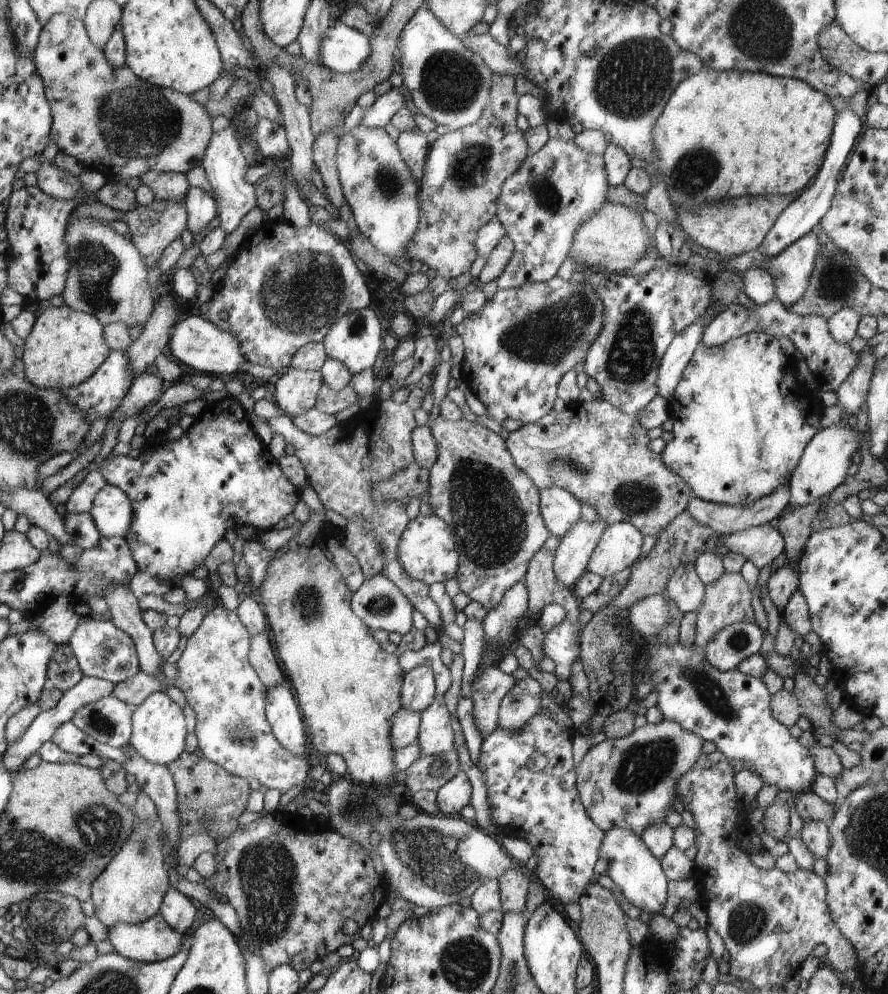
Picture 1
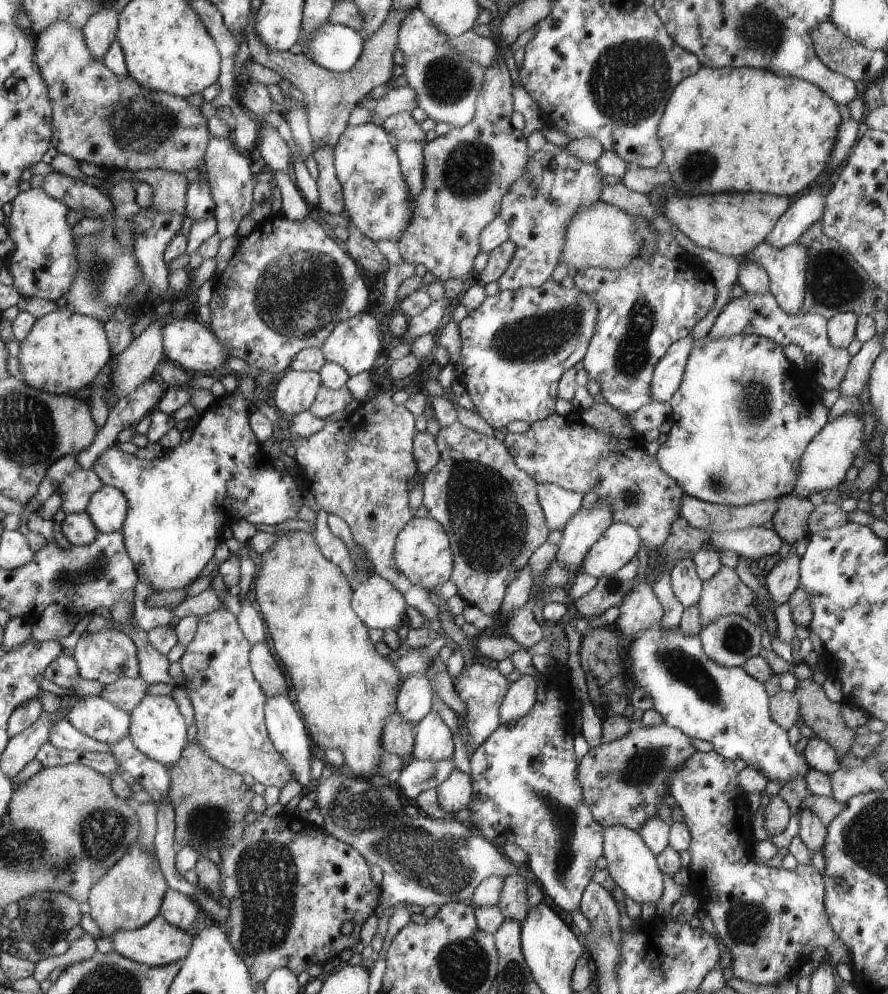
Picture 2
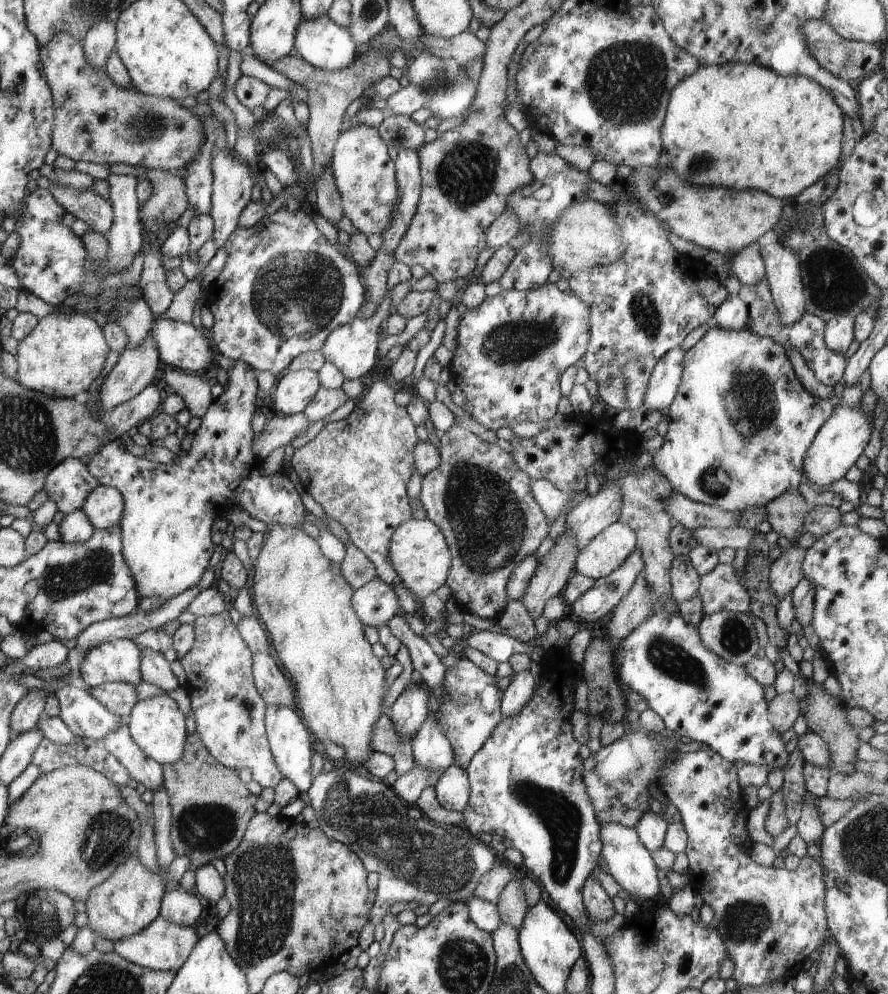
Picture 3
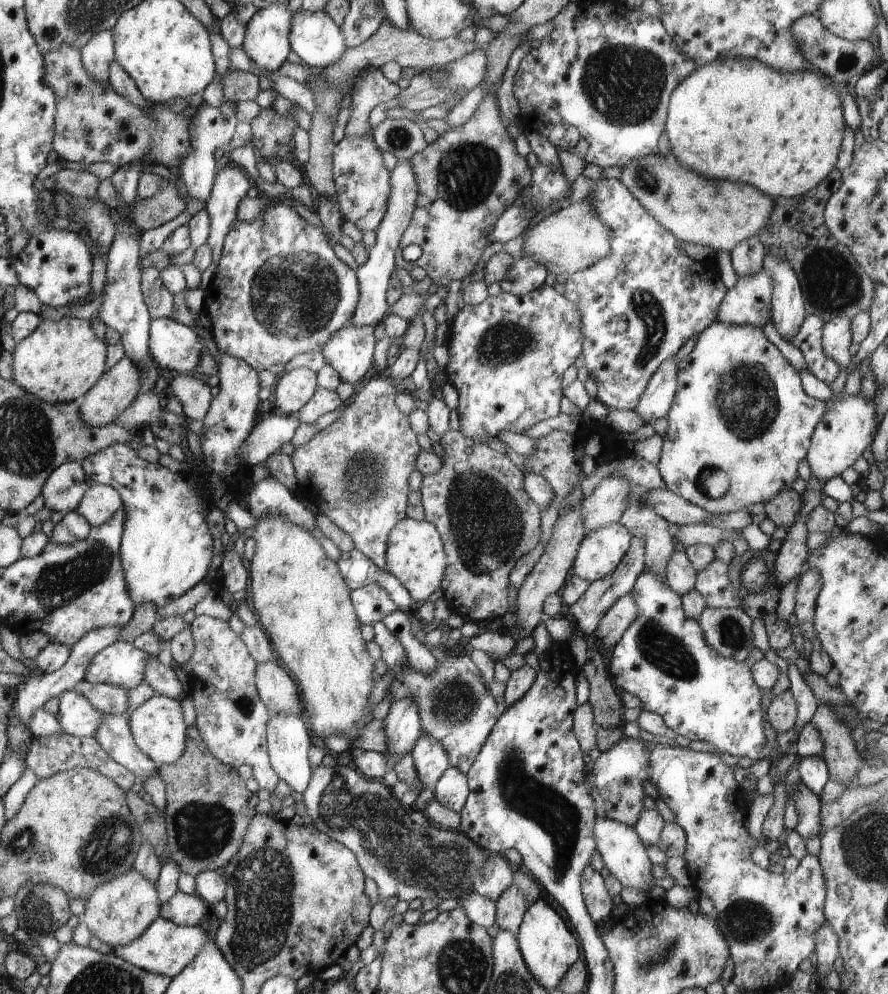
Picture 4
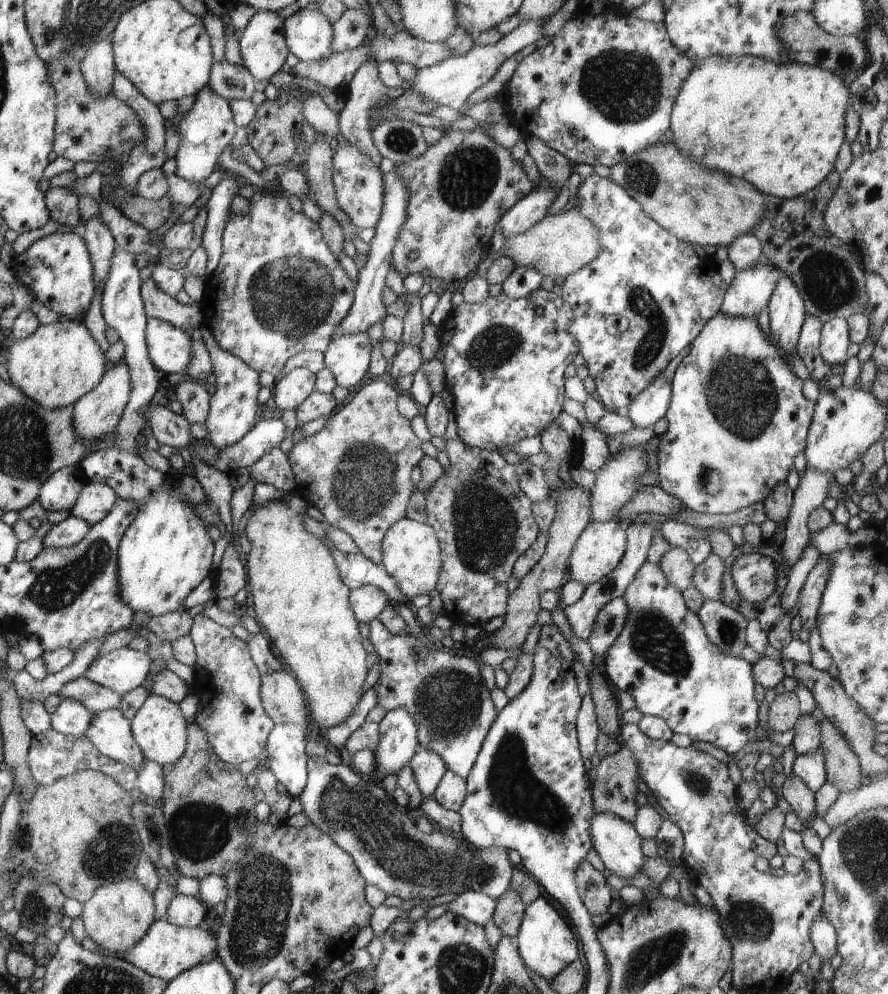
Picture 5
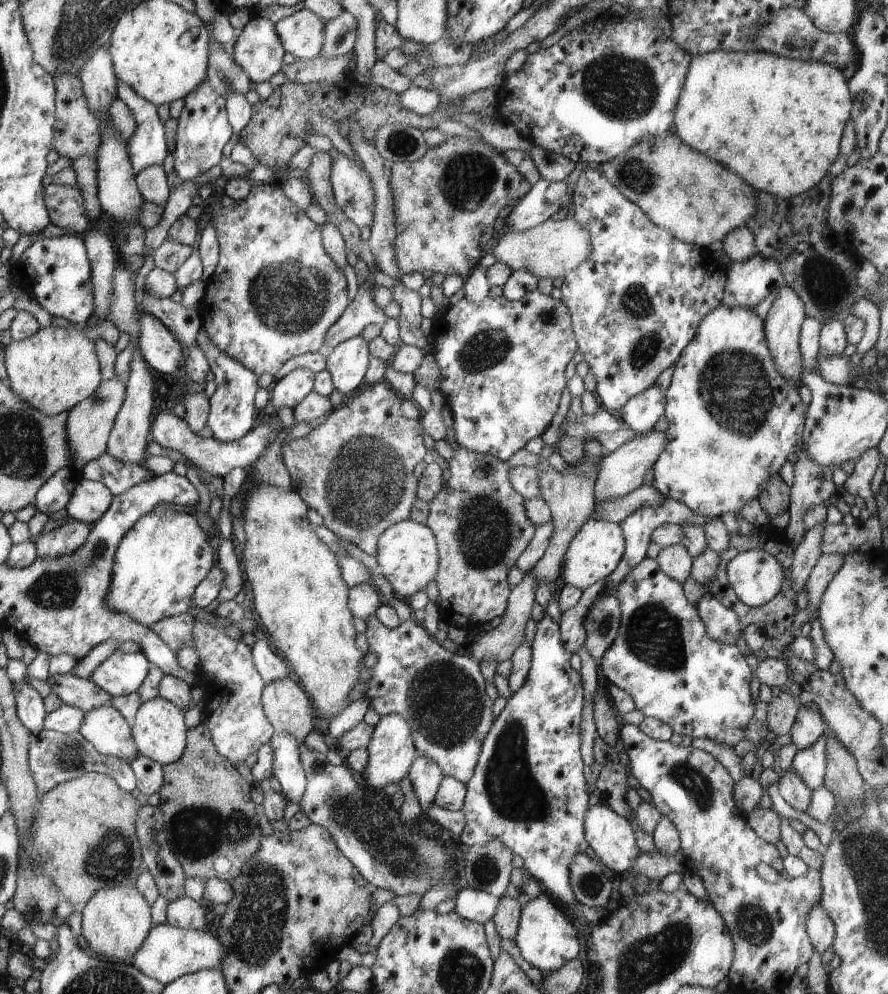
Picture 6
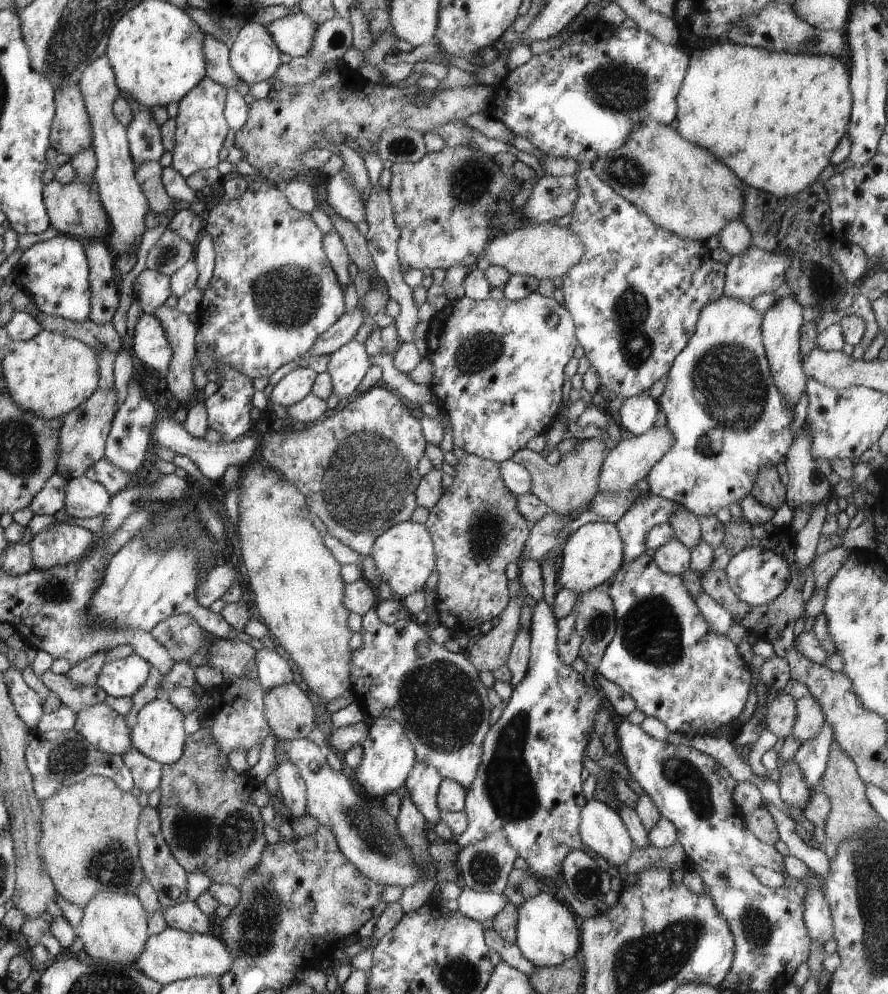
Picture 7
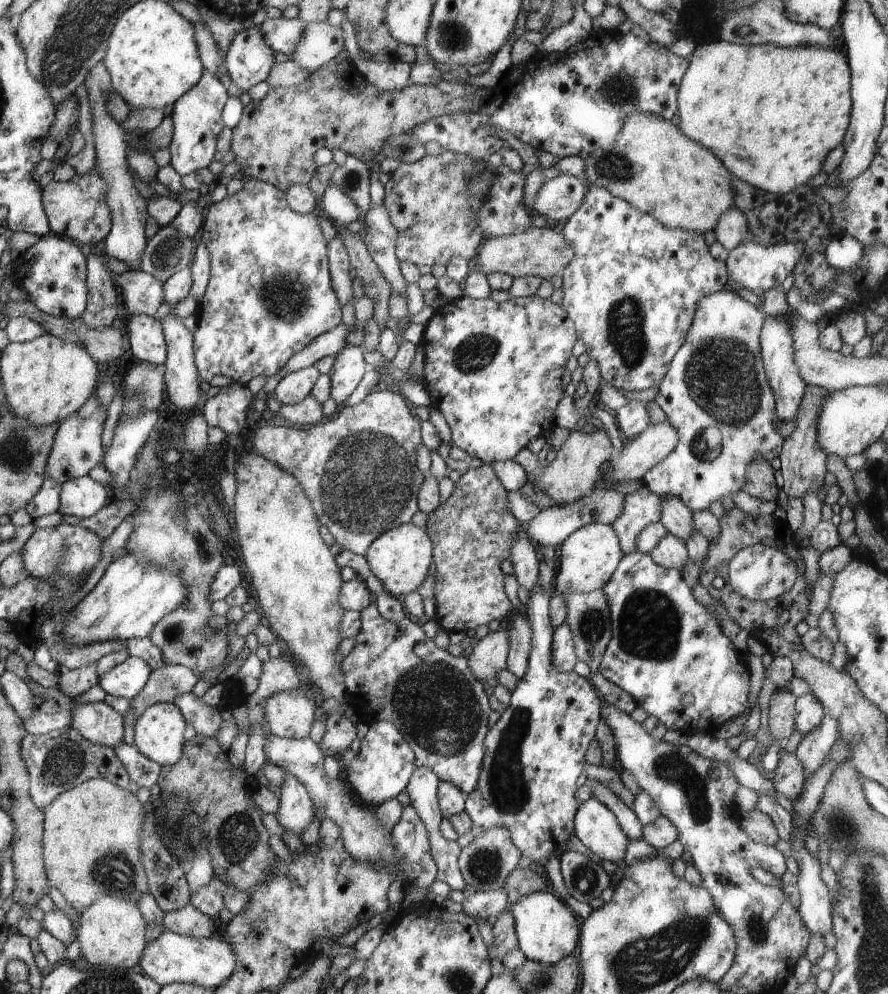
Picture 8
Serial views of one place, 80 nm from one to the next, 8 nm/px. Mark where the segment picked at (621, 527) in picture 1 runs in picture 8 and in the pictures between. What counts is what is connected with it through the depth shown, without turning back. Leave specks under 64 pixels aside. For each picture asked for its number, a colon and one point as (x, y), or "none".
2: (619, 544)
3: (610, 548)
4: (600, 552)
5: (598, 550)
6: (595, 551)
7: (591, 555)
8: (588, 557)

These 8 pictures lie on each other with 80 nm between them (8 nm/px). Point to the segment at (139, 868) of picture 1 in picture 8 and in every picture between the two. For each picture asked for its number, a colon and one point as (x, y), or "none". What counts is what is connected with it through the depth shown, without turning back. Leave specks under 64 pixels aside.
2: (130, 895)
3: (130, 899)
4: (119, 911)
5: (119, 915)
6: (116, 921)
7: (113, 928)
8: (111, 932)

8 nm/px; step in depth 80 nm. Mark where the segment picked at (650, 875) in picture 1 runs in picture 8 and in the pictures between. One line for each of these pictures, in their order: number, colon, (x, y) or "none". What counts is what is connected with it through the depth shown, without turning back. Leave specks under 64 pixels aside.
2: (632, 865)
3: (631, 864)
4: (624, 854)
5: (617, 842)
6: (611, 836)
7: (601, 829)
8: (596, 827)

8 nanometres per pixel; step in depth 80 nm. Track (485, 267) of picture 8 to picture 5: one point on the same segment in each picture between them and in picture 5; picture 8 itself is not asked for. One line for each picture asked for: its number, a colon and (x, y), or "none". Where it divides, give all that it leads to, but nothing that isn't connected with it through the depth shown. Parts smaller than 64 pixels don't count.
5: (560, 244)
6: (549, 250)
7: (546, 250)

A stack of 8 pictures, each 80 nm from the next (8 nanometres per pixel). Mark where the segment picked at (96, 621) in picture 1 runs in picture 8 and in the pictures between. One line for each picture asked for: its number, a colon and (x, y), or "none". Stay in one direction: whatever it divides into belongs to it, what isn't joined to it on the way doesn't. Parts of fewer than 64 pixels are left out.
2: (108, 655)
3: (120, 660)
4: (121, 664)
5: (122, 670)
6: (121, 674)
7: (124, 677)
8: (129, 678)

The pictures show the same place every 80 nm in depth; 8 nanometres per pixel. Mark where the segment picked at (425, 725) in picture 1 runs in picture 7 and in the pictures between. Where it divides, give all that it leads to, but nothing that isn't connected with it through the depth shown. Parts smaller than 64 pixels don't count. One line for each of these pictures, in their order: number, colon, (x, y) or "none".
2: (433, 741)
3: (431, 749)
4: (430, 759)
5: (428, 768)
6: (425, 775)
7: (423, 783)

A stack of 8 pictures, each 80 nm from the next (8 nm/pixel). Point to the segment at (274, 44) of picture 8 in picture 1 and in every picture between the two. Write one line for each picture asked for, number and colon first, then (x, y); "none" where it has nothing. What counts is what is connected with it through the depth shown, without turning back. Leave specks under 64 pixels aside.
1: (343, 49)
2: (335, 47)
3: (325, 44)
4: (315, 36)
5: (308, 33)
6: (303, 33)
7: (294, 34)

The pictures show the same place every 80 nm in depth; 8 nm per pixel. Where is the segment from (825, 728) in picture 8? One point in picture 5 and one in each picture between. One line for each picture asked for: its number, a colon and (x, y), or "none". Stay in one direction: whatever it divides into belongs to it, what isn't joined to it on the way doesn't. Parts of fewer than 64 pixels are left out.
5: (810, 767)
6: (810, 763)
7: (812, 756)

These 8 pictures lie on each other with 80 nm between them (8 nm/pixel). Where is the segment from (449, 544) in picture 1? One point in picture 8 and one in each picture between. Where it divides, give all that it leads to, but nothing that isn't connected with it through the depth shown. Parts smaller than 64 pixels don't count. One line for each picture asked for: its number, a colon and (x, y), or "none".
2: (423, 552)
3: (419, 553)
4: (415, 555)
5: (412, 557)
6: (408, 555)
7: (404, 557)
8: (400, 559)

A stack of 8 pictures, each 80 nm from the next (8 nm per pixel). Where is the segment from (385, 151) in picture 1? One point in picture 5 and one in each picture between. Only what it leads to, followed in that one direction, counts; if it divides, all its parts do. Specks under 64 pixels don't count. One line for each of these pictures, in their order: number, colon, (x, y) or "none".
2: (375, 196)
3: (365, 177)
4: (362, 184)
5: (359, 185)

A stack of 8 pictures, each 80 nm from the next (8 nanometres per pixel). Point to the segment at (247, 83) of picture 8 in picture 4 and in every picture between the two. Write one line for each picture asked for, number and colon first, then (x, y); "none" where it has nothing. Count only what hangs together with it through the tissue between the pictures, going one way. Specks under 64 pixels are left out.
4: (267, 43)
5: (262, 45)
6: (259, 51)
7: (254, 55)

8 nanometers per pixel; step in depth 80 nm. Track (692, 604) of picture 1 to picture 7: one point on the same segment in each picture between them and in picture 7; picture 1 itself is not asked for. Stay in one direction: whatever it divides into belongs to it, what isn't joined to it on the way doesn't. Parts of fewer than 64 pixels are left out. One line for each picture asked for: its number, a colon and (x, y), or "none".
2: (687, 585)
3: (685, 580)
4: (680, 574)
5: (676, 564)
6: (675, 560)
7: (674, 557)

